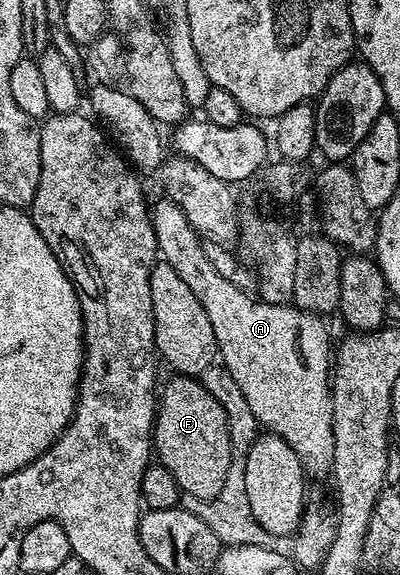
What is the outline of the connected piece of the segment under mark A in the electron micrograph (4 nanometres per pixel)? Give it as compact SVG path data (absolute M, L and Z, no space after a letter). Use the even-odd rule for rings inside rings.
M162 197L155 207L153 204L150 220L156 233L161 262L172 265L172 269L176 269L176 273L180 273L181 279L188 284L188 289L196 293L200 305L204 305L208 321L212 321L212 333L216 333L220 363L240 387L244 400L258 423L269 434L279 435L284 441L288 441L288 445L292 445L307 476L329 476L334 466L332 343L330 347L330 339L322 328L323 320L317 314L303 311L290 303L259 301L253 294L246 294L232 285L231 281L220 277L205 257L198 232L190 226L184 209L180 209L180 205L176 205L173 199Z

